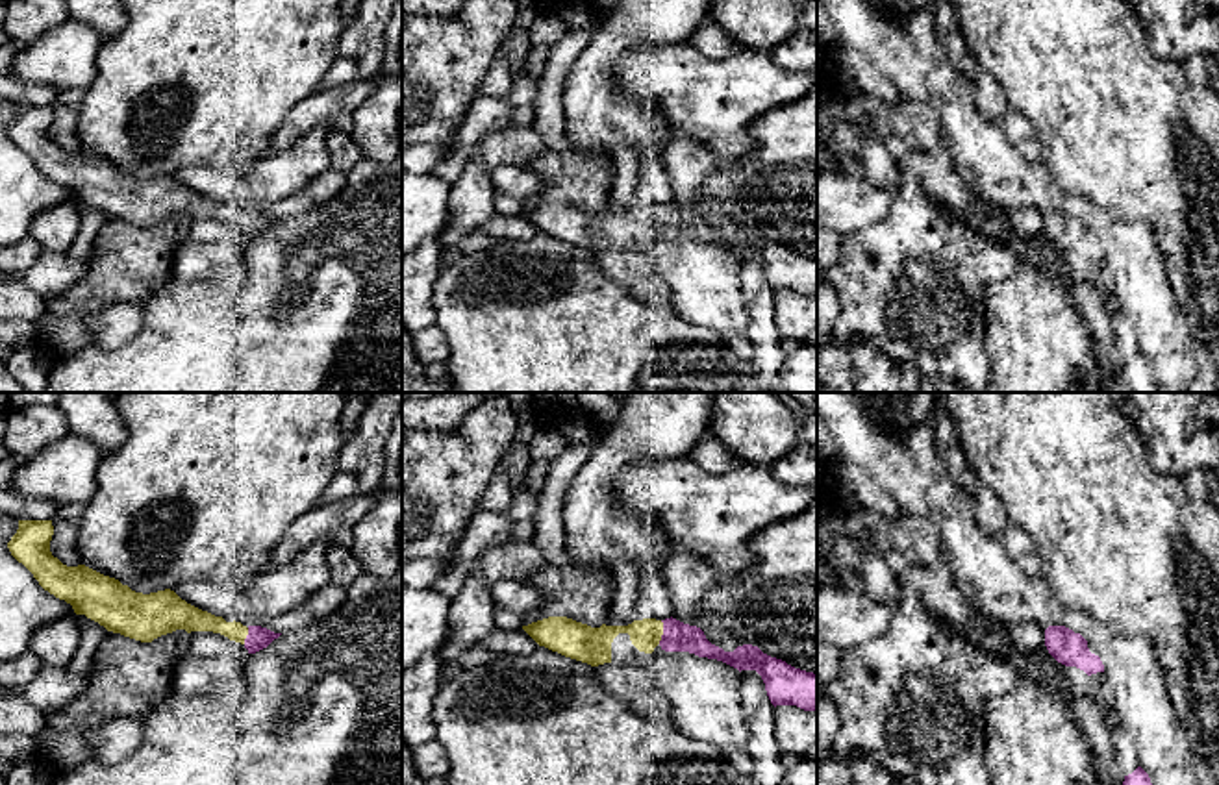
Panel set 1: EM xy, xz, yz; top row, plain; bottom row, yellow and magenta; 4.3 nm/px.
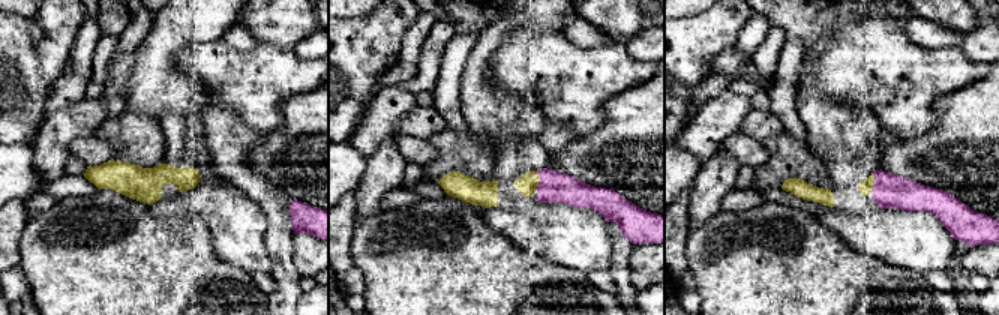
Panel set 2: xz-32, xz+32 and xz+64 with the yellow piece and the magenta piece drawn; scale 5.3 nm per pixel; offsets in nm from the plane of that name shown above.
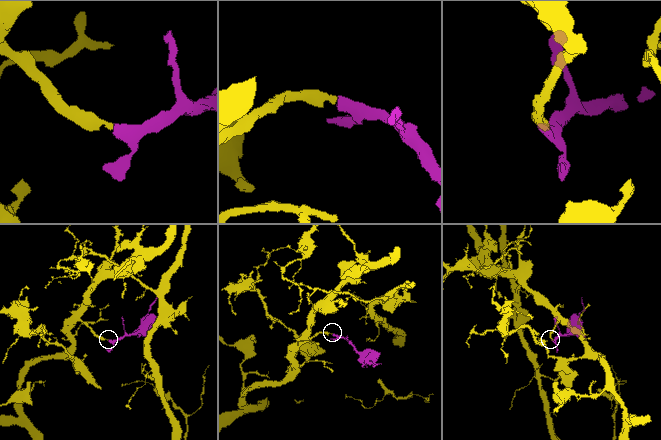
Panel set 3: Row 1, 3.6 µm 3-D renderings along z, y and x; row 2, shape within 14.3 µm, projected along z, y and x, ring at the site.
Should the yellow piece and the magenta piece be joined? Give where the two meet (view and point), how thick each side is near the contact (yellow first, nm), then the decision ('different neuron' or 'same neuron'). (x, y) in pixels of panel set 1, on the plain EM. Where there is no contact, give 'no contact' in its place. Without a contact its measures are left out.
contact xz (662, 217); calibres 140 and 130 nm; same neuron

